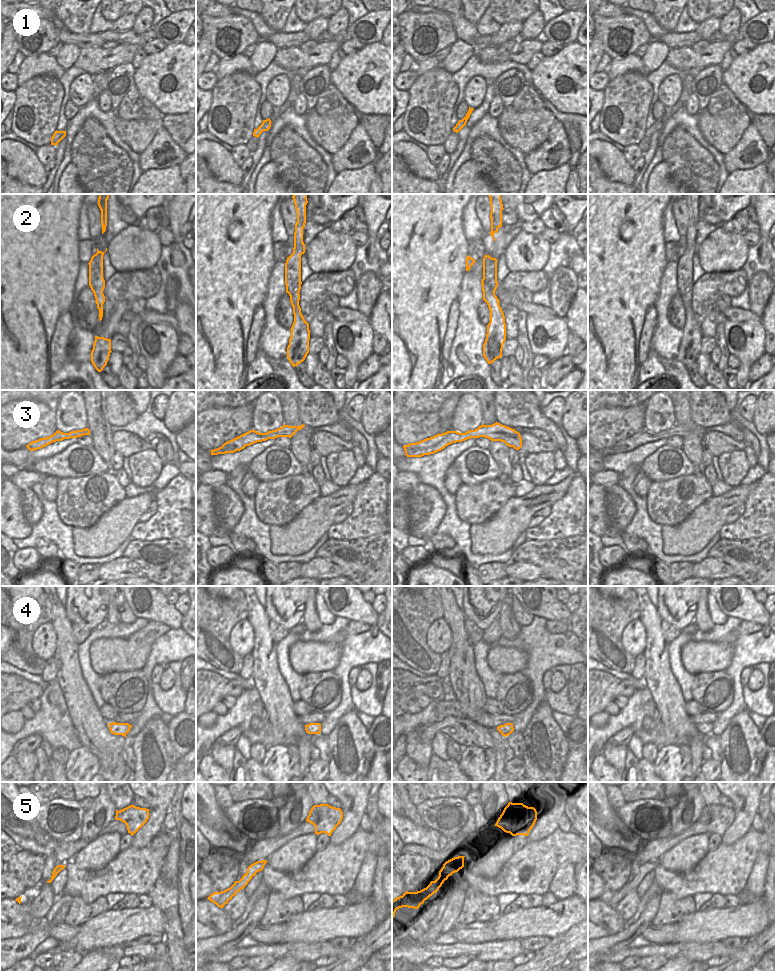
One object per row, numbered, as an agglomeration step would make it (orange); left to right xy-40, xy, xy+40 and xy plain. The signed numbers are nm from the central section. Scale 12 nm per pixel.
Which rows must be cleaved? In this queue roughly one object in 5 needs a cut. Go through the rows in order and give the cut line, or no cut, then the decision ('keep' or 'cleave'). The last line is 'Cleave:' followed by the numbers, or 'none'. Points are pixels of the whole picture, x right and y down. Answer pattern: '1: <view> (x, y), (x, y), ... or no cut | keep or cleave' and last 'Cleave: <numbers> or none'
1: no cut | keep
2: xy+40 (482, 279), (483, 283), (494, 294) | cleave
3: no cut | keep
4: no cut | keep
5: no cut | keep
Cleave: 2

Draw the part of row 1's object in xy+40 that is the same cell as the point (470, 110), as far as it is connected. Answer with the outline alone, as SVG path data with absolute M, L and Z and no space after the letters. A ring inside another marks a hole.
M469 107L469 110L468 110L466 116L462 120L459 120L458 123L456 124L456 126L453 128L454 132L458 133L466 125L467 120L469 119L473 109L474 108Z

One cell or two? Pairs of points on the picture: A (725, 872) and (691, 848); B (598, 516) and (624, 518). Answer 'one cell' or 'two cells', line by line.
A: two cells
B: two cells

